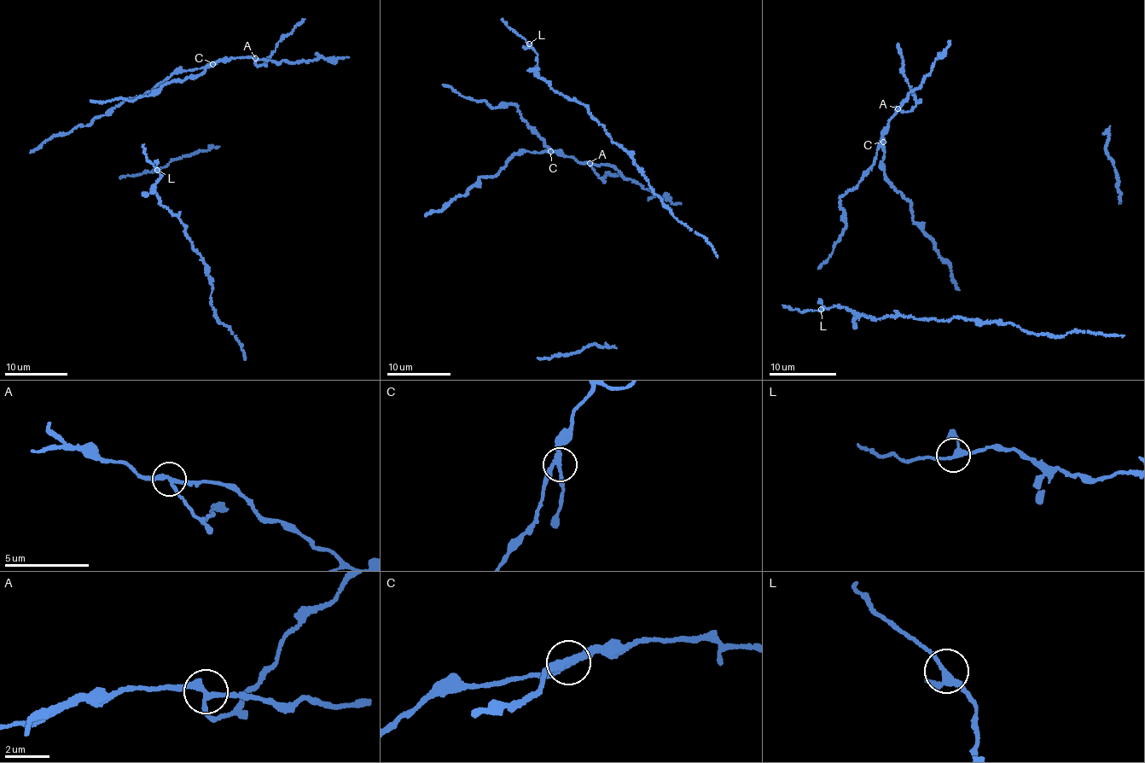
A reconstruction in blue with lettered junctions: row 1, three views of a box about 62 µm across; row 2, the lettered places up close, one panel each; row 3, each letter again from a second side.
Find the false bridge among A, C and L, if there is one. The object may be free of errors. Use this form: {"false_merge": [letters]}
{"false_merge": ["C"]}

